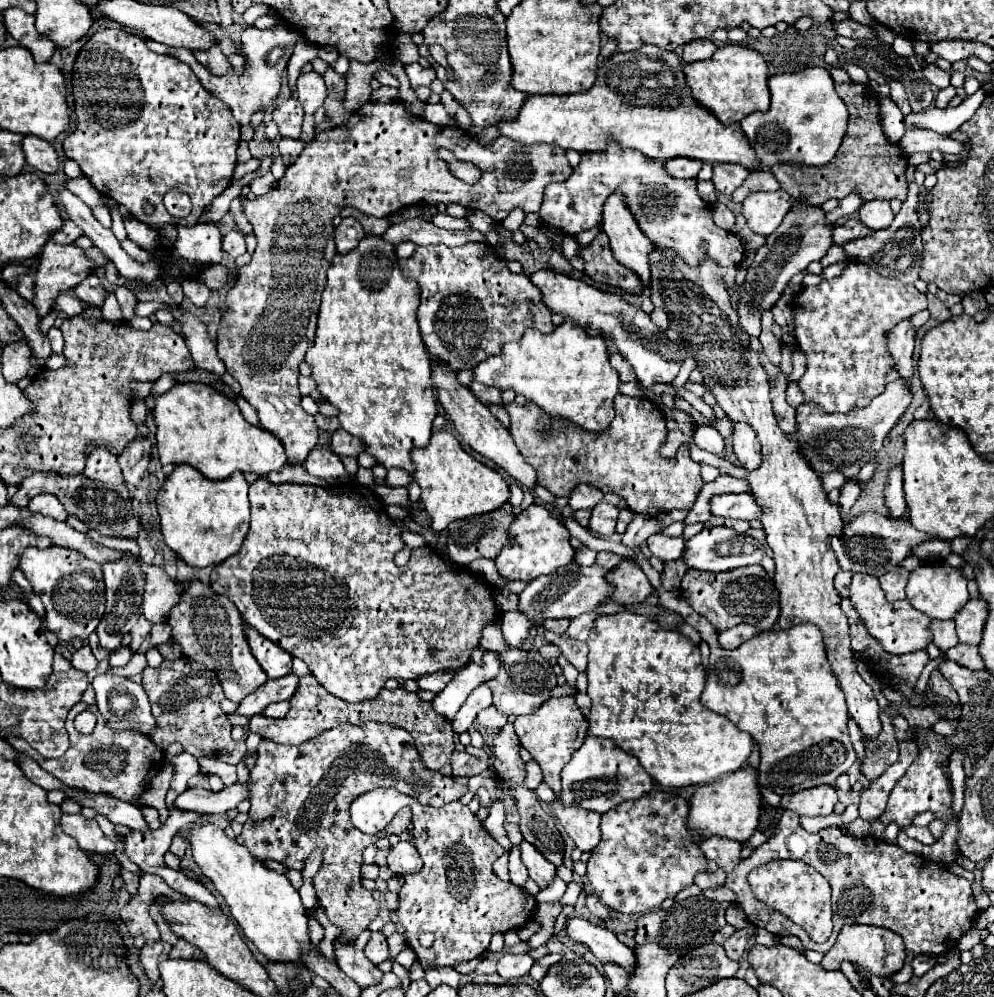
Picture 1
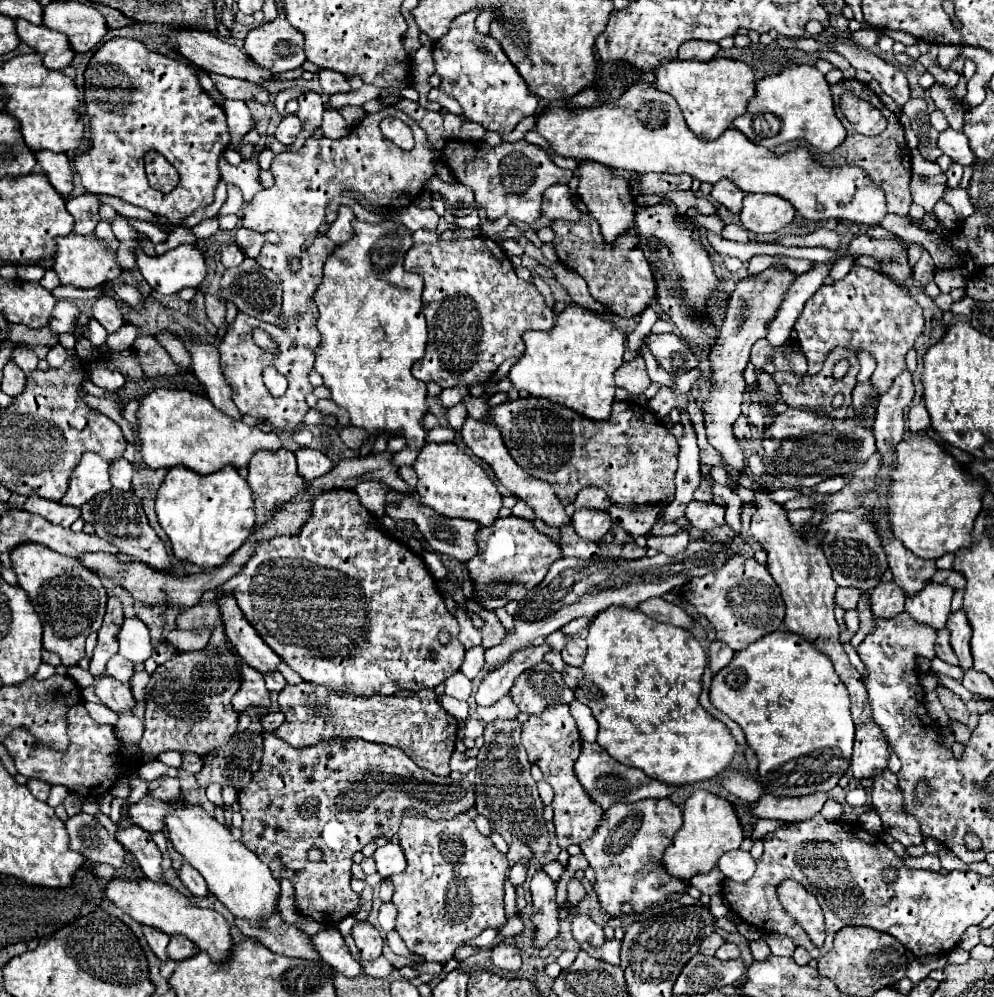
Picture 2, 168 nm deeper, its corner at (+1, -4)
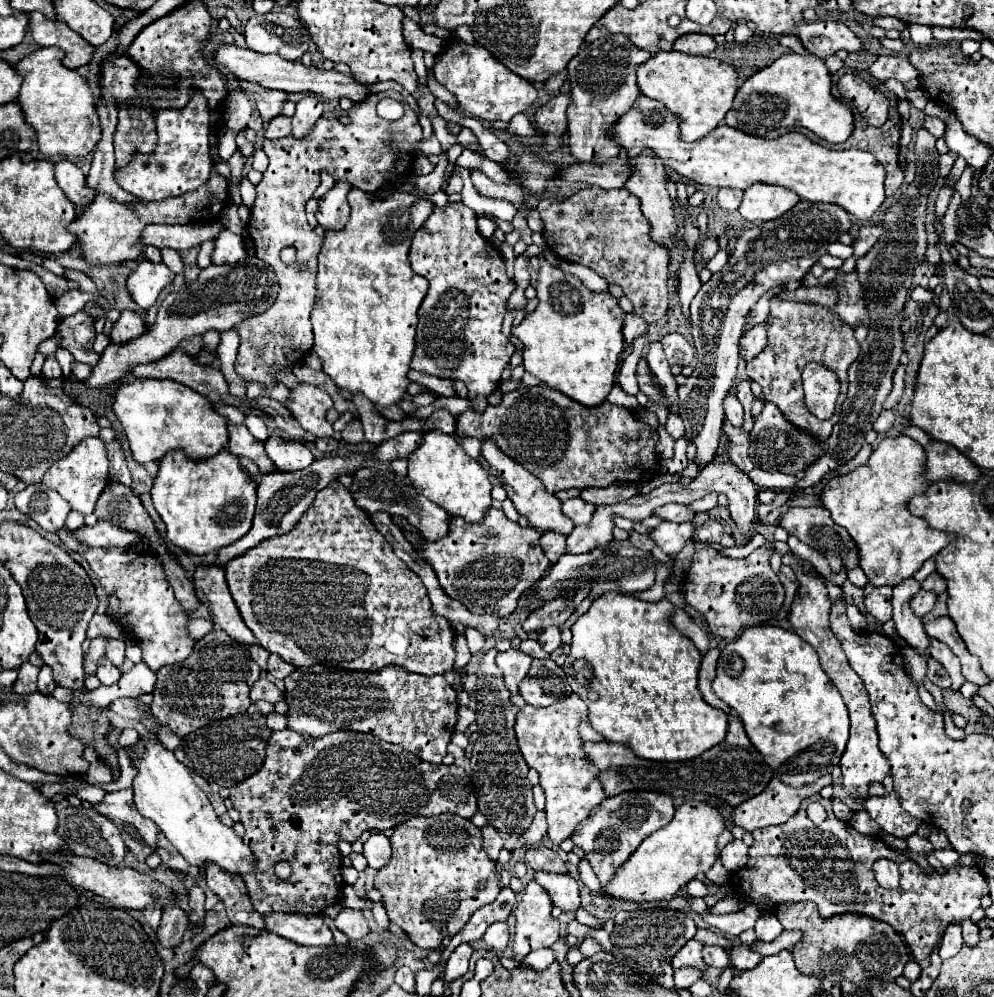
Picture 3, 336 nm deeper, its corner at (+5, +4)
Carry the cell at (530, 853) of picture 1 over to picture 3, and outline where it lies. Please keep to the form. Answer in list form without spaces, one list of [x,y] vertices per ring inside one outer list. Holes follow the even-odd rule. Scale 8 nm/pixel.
[[[534,880],[516,906],[516,932],[514,932],[514,960],[520,964],[532,950],[550,948],[560,936],[560,922],[550,914],[552,902],[548,892]]]

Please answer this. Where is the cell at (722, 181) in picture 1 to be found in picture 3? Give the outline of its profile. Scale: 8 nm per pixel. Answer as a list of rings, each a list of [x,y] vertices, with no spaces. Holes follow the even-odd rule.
[[[720,188],[720,192],[718,192],[718,204],[726,210],[736,210],[740,206],[740,200],[742,200],[742,190]]]

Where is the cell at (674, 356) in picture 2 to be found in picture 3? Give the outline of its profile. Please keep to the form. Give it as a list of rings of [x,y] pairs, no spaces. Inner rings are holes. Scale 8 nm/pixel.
[[[666,334],[662,338],[662,344],[664,344],[666,360],[670,364],[688,366],[692,362],[692,358],[694,358],[694,346],[682,334]]]

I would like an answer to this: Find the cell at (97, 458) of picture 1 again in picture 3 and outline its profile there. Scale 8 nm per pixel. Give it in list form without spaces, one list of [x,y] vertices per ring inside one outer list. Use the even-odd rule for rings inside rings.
[[[88,438],[82,440],[66,458],[58,460],[42,478],[42,484],[48,488],[56,490],[62,498],[66,498],[72,506],[72,510],[80,514],[92,514],[94,504],[98,496],[102,494],[104,486],[108,484],[108,458],[106,458],[106,448],[100,438]]]

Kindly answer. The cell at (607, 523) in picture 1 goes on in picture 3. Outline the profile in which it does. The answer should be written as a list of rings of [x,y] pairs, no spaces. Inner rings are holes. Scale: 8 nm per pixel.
[[[570,498],[562,502],[562,512],[574,522],[574,524],[588,524],[592,520],[596,506],[584,502],[582,498]]]

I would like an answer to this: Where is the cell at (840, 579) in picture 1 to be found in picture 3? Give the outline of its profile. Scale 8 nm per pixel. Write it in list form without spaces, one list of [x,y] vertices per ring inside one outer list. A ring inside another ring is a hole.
[[[846,580],[842,584],[842,592],[844,592],[844,602],[846,604],[854,604],[862,614],[866,614],[866,608],[862,604],[862,600],[864,600],[864,590],[862,588],[856,588],[850,580]]]

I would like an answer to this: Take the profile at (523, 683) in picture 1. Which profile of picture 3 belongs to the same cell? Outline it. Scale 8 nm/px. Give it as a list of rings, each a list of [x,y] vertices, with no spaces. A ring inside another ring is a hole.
[[[550,658],[532,660],[526,678],[520,682],[522,698],[532,706],[550,706],[572,693],[563,668]]]

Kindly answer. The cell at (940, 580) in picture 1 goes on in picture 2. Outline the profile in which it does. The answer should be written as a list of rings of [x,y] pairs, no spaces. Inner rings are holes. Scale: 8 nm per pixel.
[[[926,582],[926,586],[906,598],[906,612],[914,616],[914,620],[922,624],[930,624],[932,628],[940,630],[946,626],[948,616],[950,616],[950,604],[952,604],[954,588],[948,584],[938,584],[938,582]]]

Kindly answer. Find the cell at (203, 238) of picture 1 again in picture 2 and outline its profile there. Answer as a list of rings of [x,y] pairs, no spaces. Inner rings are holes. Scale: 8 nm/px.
[[[180,244],[162,256],[148,256],[142,248],[134,248],[134,254],[144,280],[160,294],[198,288],[206,278],[206,250],[198,244]]]

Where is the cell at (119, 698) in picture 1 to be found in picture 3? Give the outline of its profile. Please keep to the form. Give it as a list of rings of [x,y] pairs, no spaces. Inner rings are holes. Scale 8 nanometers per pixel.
[[[102,656],[100,662],[98,662],[98,672],[96,672],[96,676],[100,678],[100,682],[102,682],[104,686],[112,686],[112,684],[118,682],[120,670],[118,670],[106,656]]]

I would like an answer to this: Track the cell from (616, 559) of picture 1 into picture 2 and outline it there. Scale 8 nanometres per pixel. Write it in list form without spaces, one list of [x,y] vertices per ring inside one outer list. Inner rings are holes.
[[[628,542],[626,546],[622,546],[622,552],[620,552],[622,560],[636,560],[644,556],[646,556],[646,548],[638,548],[636,542]]]

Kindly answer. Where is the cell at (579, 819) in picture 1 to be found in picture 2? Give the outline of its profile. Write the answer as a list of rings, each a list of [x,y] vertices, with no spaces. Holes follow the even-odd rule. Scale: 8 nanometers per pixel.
[[[552,704],[542,714],[530,716],[528,722],[522,726],[522,746],[528,752],[528,760],[540,766],[544,780],[554,790],[552,808],[554,808],[554,826],[556,826],[558,844],[562,848],[568,848],[570,844],[582,844],[582,840],[588,840],[596,832],[604,812],[598,804],[594,804],[588,798],[588,794],[584,792],[584,788],[580,788],[580,782],[572,772],[574,762],[582,748],[582,738],[568,706]]]

